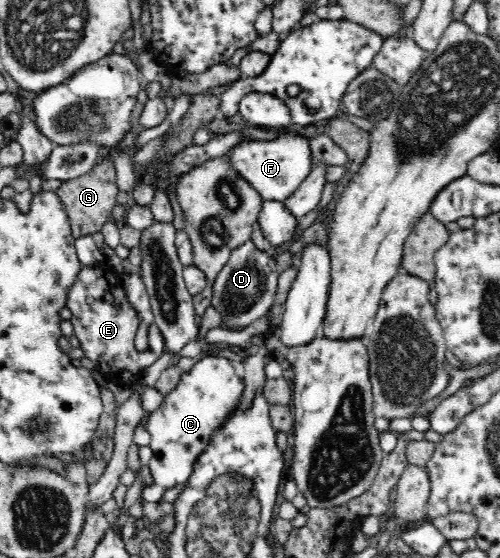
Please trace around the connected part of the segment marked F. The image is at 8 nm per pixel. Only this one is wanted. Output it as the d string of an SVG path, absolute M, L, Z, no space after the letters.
M287 136L269 141L242 139L225 156L231 170L251 185L262 200L283 202L296 192L313 167L310 164L312 149L302 137Z

